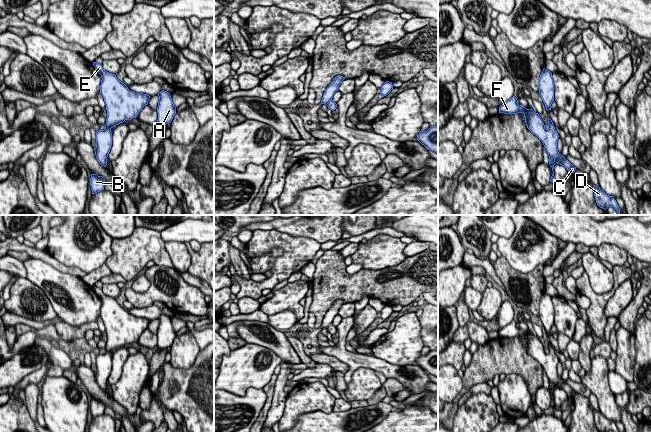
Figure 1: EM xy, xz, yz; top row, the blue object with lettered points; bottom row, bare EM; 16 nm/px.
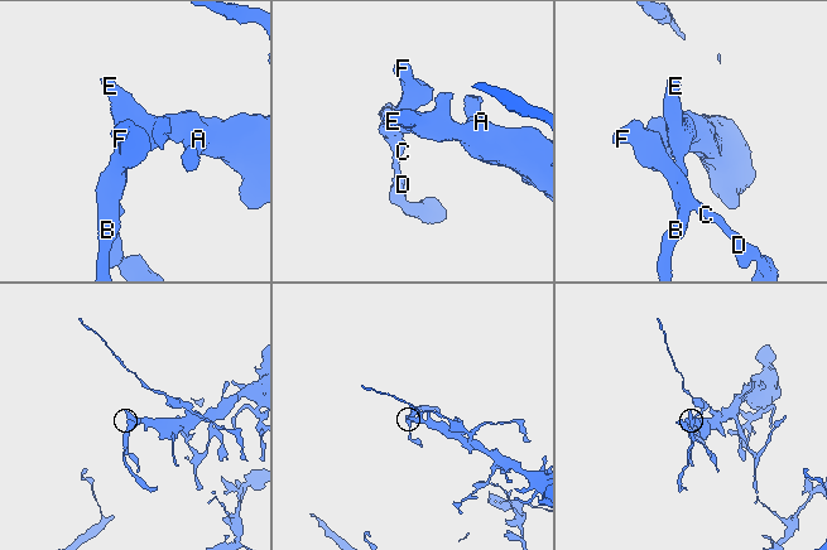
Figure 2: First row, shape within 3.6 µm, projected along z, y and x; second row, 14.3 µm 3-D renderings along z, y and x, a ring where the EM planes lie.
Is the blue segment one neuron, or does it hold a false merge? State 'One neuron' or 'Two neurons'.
One neuron

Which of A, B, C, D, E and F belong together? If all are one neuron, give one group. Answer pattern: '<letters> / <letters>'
A B C D E F

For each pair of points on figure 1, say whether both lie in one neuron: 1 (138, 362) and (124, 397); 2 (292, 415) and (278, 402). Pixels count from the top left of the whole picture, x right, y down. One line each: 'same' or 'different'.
1: same
2: different

